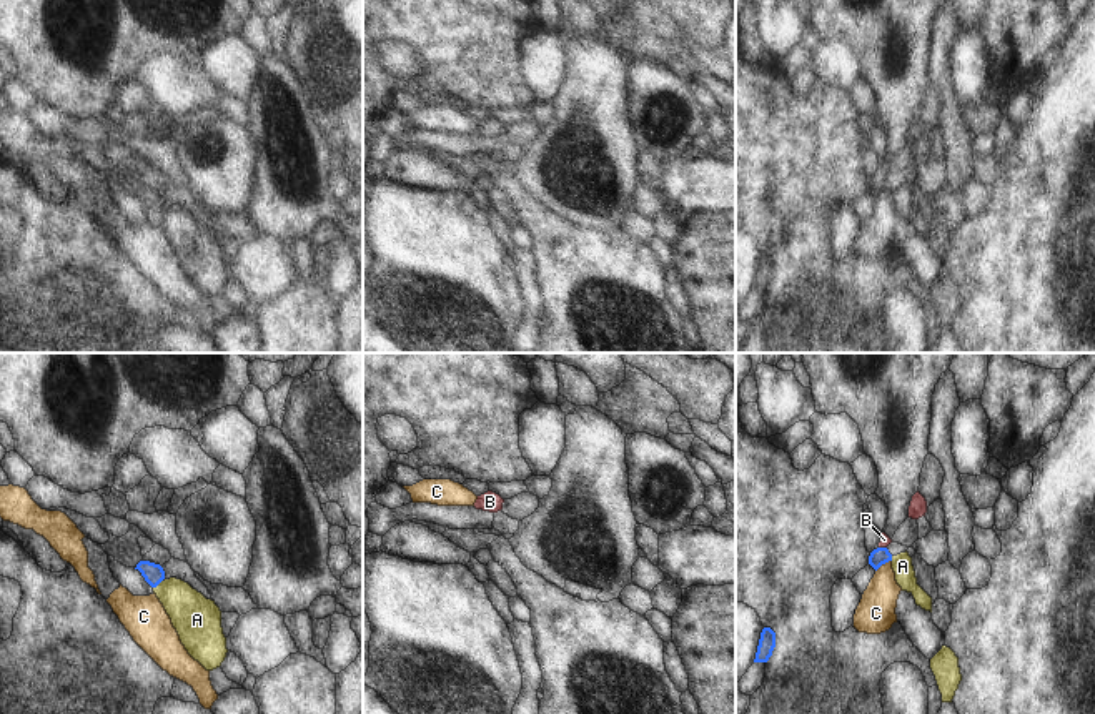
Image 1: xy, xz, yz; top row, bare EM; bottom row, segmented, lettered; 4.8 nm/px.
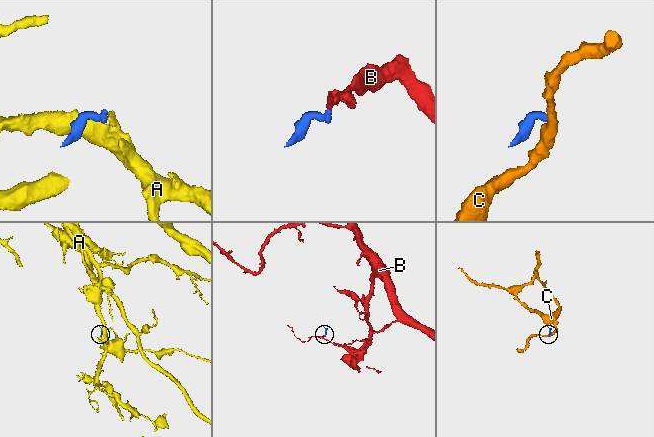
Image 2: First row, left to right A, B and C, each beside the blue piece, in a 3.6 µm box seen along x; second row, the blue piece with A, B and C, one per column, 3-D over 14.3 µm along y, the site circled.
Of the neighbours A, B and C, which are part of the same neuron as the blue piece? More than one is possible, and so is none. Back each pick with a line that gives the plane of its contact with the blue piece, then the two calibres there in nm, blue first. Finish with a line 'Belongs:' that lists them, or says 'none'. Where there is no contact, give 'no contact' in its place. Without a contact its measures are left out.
B: contact in yz; calibres 90 and 50 nm
Belongs: B

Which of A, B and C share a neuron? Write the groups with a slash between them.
A / B / C

